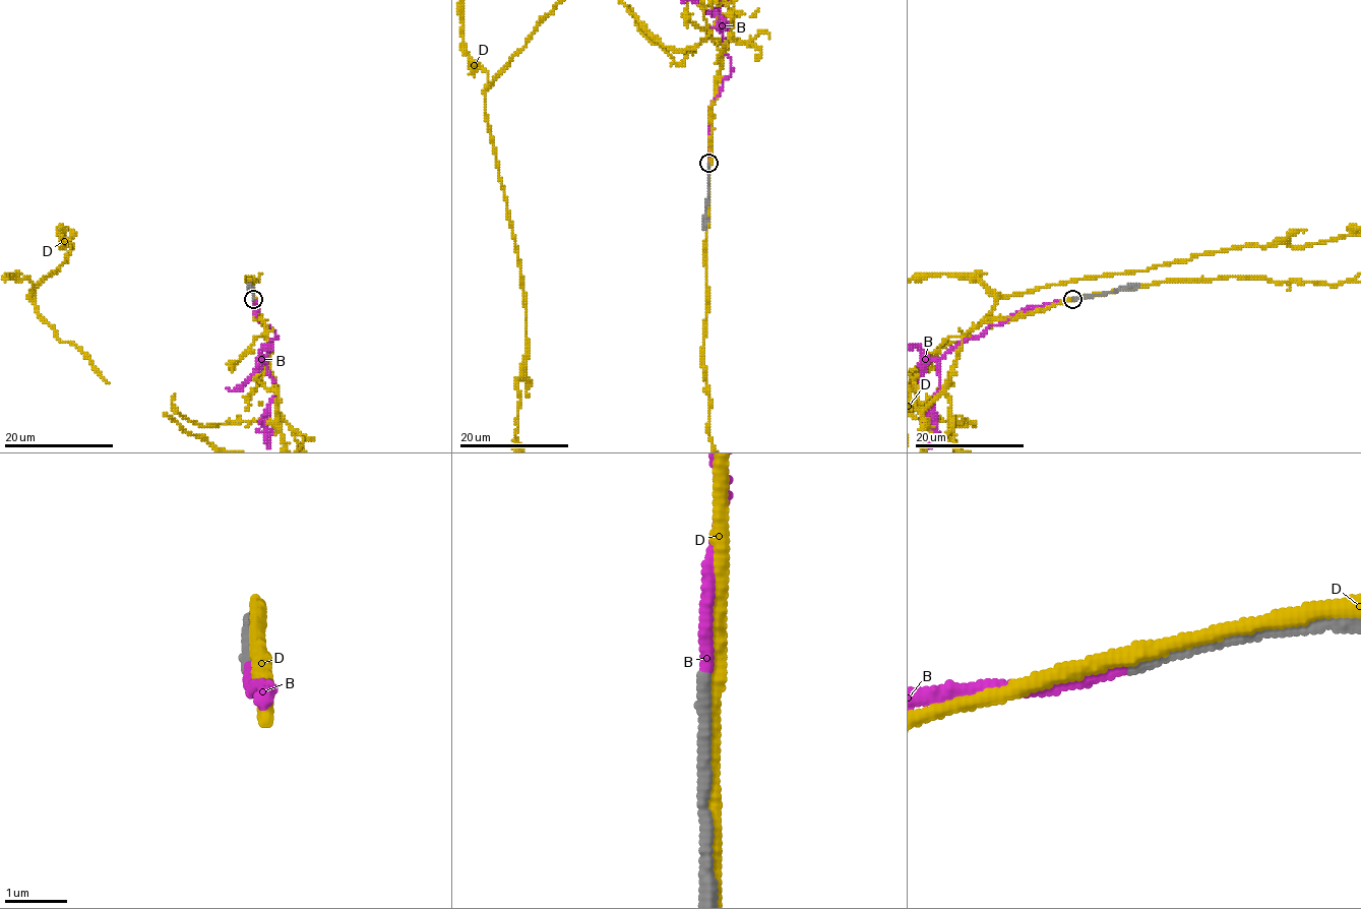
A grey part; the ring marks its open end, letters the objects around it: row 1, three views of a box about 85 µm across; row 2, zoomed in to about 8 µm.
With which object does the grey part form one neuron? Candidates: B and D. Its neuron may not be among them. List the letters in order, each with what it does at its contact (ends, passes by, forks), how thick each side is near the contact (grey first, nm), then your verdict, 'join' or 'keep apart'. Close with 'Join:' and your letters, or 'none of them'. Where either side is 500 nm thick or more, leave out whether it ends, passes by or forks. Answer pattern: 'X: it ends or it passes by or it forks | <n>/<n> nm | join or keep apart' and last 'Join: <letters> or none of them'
B: it ends | 190/180 nm | join
D: it passes by | 180/240 nm | keep apart
Join: B

